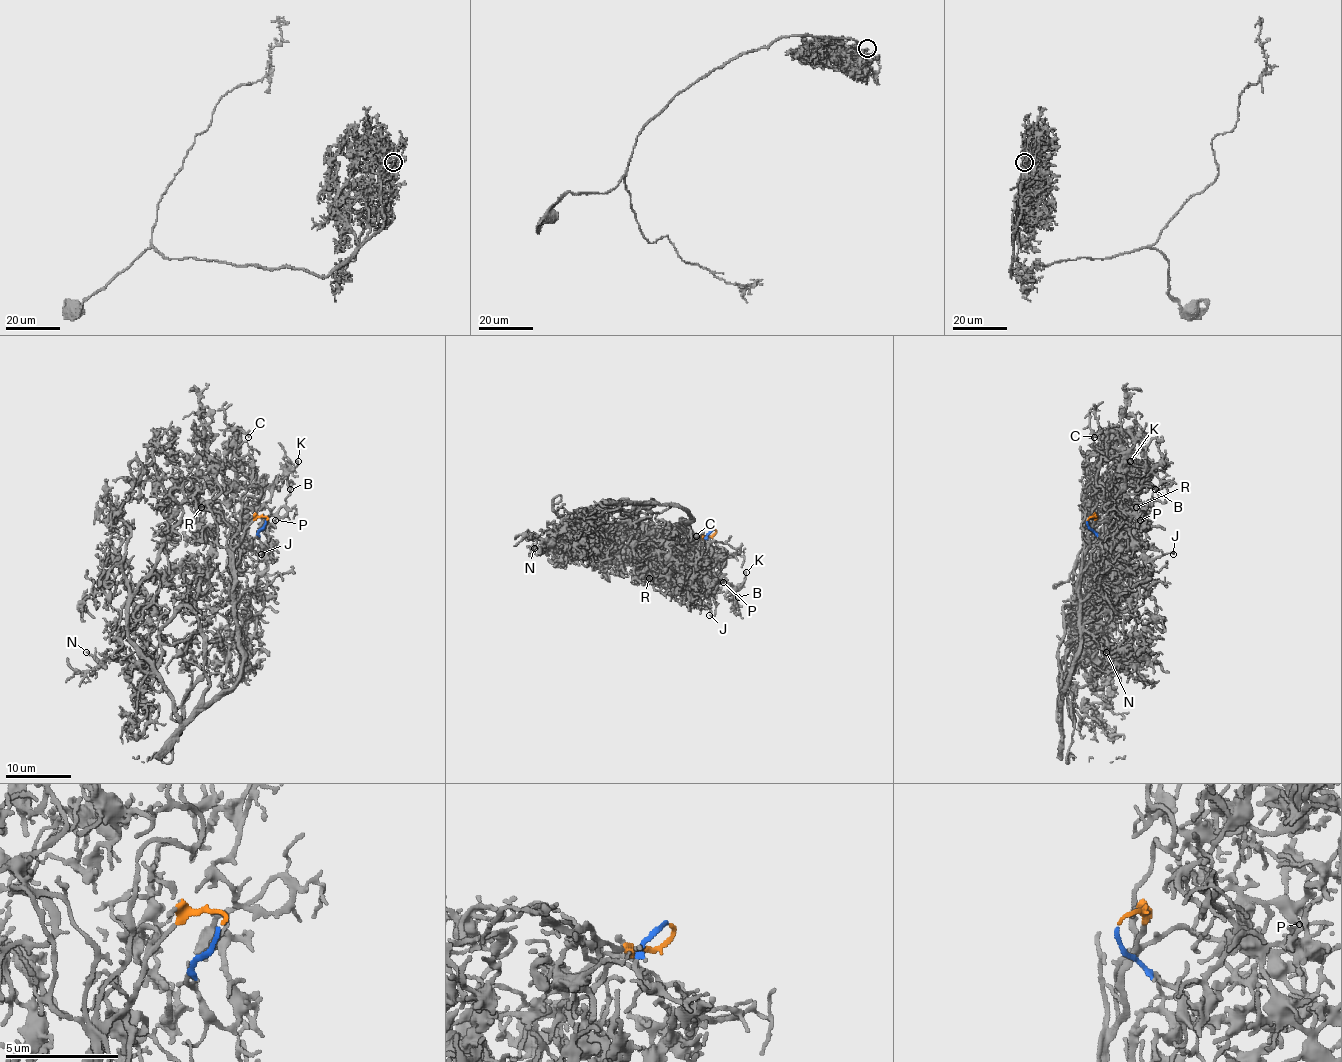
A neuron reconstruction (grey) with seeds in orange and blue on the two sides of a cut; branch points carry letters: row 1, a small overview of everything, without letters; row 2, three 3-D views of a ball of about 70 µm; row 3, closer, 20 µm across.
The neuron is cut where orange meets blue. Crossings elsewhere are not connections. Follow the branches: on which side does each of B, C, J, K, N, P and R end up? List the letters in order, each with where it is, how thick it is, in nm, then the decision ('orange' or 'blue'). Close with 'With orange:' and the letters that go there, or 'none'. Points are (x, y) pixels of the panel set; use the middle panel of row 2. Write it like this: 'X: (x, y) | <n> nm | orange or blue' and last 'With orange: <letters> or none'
B: (738, 597) | 120 nm | blue
C: (696, 536) | 90 nm | orange
J: (709, 615) | 80 nm | blue
K: (746, 572) | 170 nm | blue
N: (534, 548) | 120 nm | orange
P: (723, 582) | 150 nm | blue
R: (649, 578) | 110 nm | orange
With orange: C, N, R

